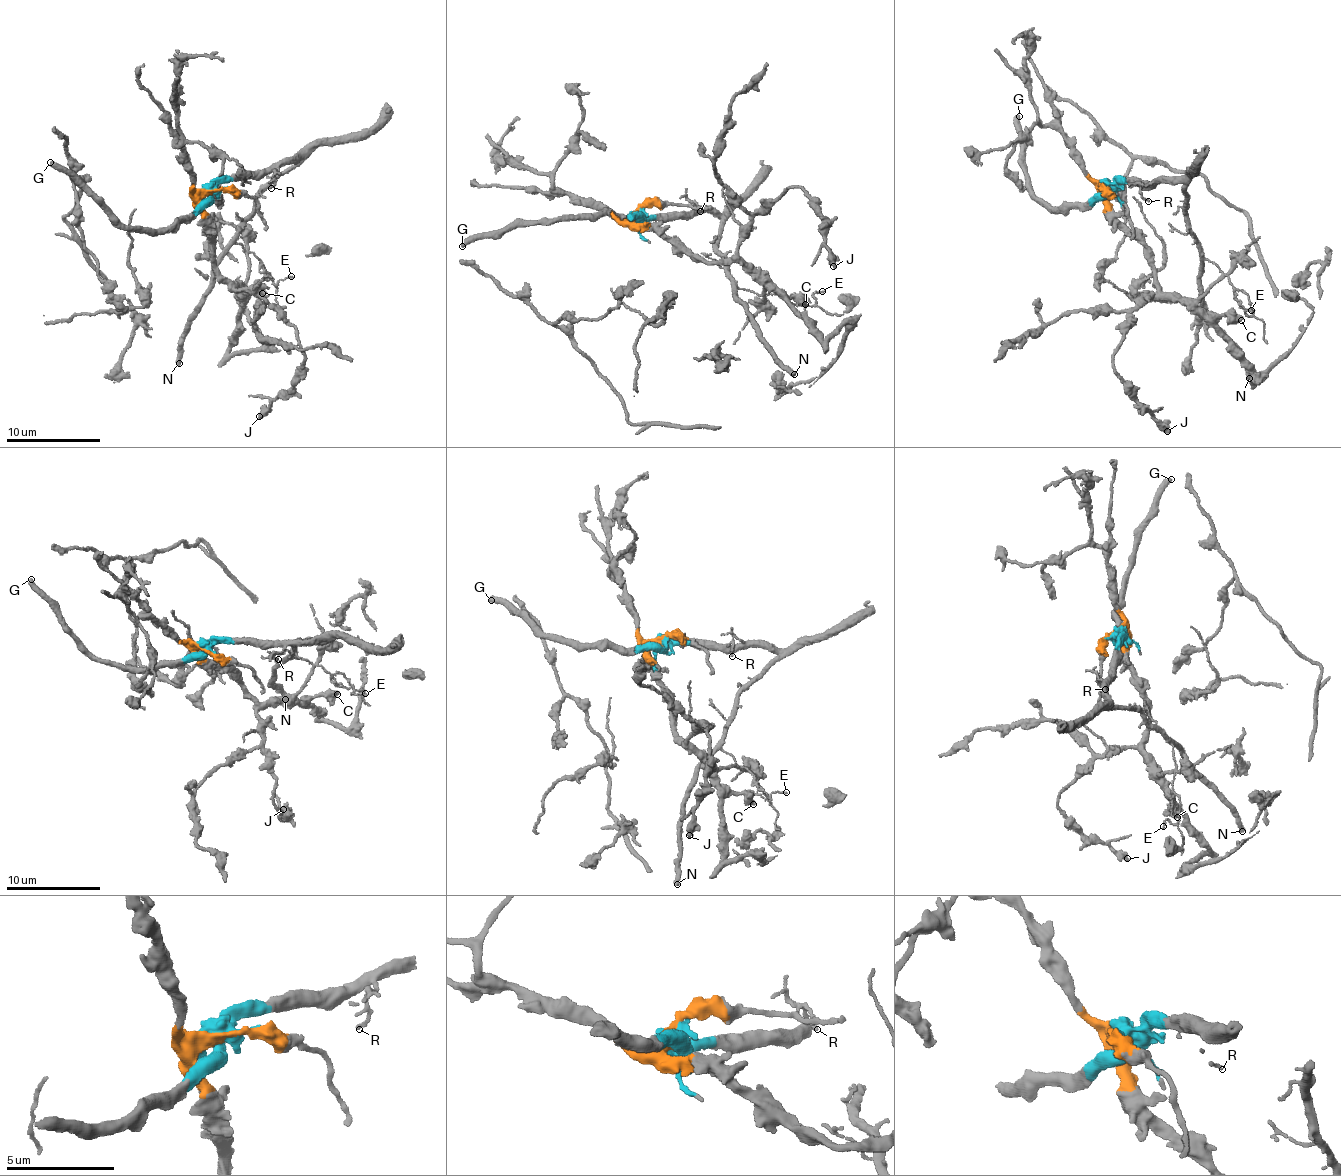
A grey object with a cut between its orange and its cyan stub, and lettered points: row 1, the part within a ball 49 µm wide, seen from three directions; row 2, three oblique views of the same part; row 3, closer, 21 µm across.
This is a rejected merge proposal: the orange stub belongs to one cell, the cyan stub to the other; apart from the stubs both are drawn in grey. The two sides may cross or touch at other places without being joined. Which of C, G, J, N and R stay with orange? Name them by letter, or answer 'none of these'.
C, J

